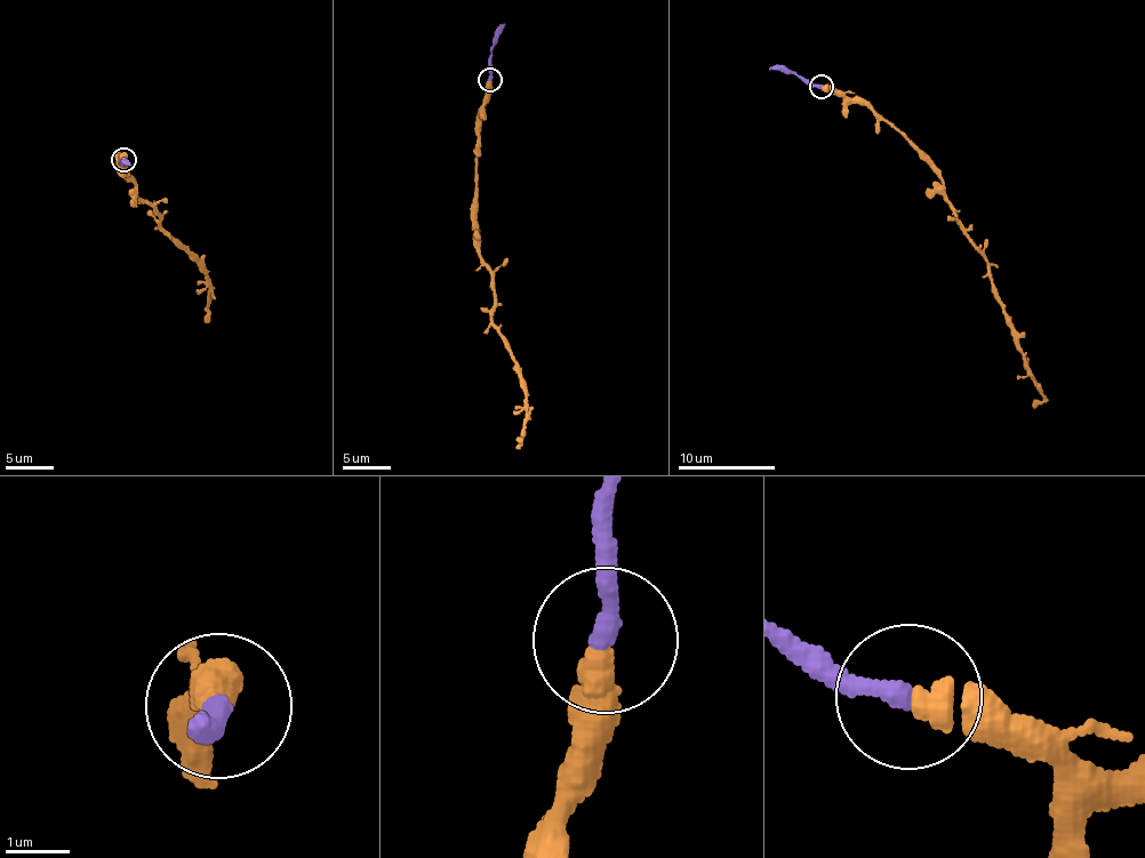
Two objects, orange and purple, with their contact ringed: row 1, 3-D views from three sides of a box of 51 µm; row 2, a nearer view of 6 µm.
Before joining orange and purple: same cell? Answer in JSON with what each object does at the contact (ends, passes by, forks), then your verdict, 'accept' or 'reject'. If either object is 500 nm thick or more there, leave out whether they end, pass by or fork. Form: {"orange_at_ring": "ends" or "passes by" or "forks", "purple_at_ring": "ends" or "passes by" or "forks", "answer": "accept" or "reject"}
{"orange_at_ring": "ends", "purple_at_ring": "ends", "answer": "accept"}

